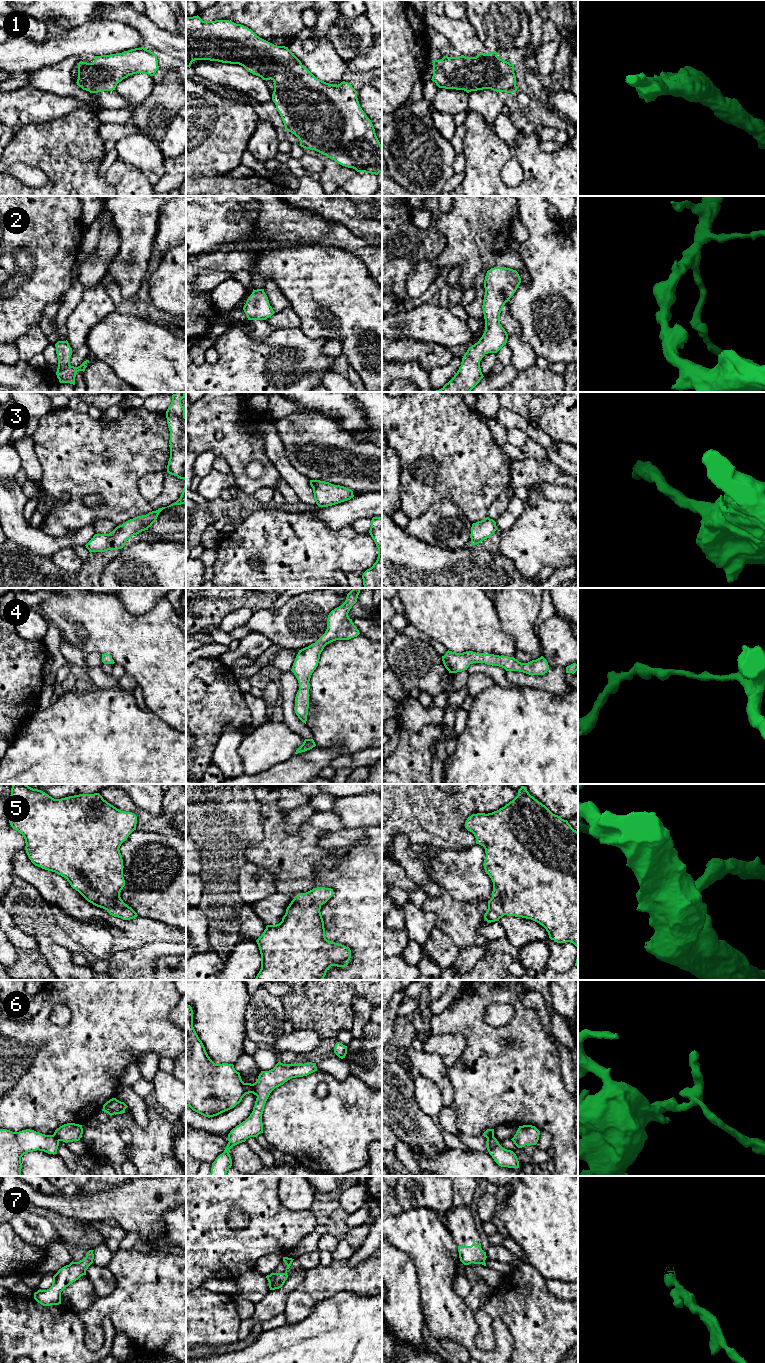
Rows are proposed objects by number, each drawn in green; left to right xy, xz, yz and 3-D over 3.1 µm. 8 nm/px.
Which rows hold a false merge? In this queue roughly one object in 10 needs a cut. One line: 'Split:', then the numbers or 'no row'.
Split: 6

